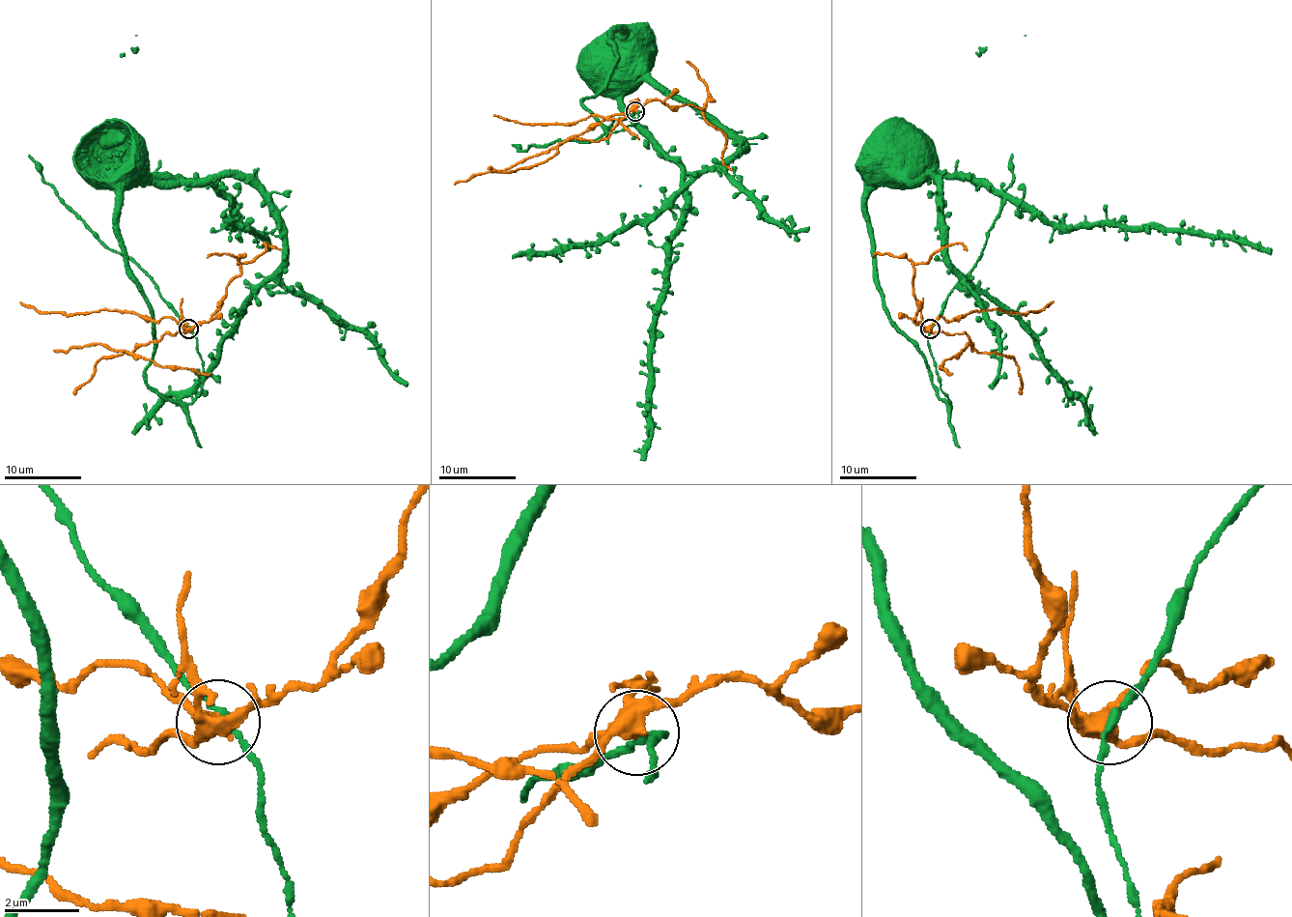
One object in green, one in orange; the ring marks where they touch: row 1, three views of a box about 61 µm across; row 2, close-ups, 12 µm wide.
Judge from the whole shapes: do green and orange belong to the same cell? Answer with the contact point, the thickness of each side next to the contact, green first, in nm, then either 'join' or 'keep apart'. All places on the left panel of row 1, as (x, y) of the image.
place (188, 329); calibres 180 and 360 nm; keep apart

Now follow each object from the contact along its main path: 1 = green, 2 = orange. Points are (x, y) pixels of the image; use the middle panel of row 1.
1: (635, 111), (606, 131), (581, 100), (618, 57), (617, 29), (660, 85), (743, 151), (607, 237), (513, 258)
2: (635, 111), (610, 115), (592, 123), (580, 134), (569, 136), (560, 144), (504, 170), (472, 174), (455, 184)

